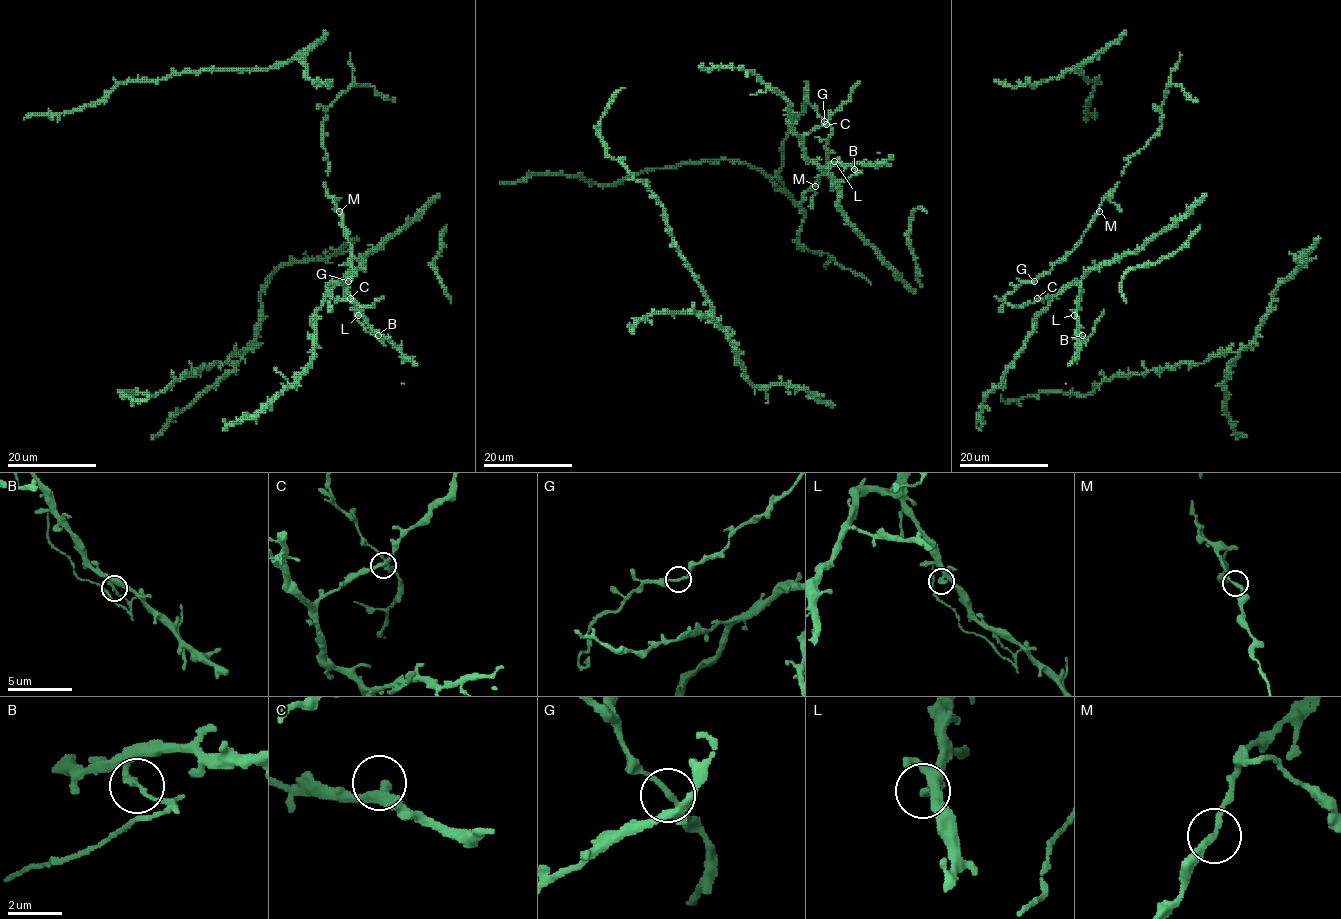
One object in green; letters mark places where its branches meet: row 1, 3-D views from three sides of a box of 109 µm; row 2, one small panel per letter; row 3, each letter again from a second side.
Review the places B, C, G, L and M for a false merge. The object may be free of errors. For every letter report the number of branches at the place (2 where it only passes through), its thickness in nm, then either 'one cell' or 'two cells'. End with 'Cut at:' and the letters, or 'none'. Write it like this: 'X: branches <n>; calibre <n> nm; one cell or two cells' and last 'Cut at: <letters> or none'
B: branches 2; calibre 200 nm; two cells
C: branches 2; calibre 340 nm; one cell
G: branches 2; calibre 200 nm; one cell
L: branches 2; calibre 300 nm; one cell
M: branches 2; calibre 220 nm; one cell
Cut at: B

